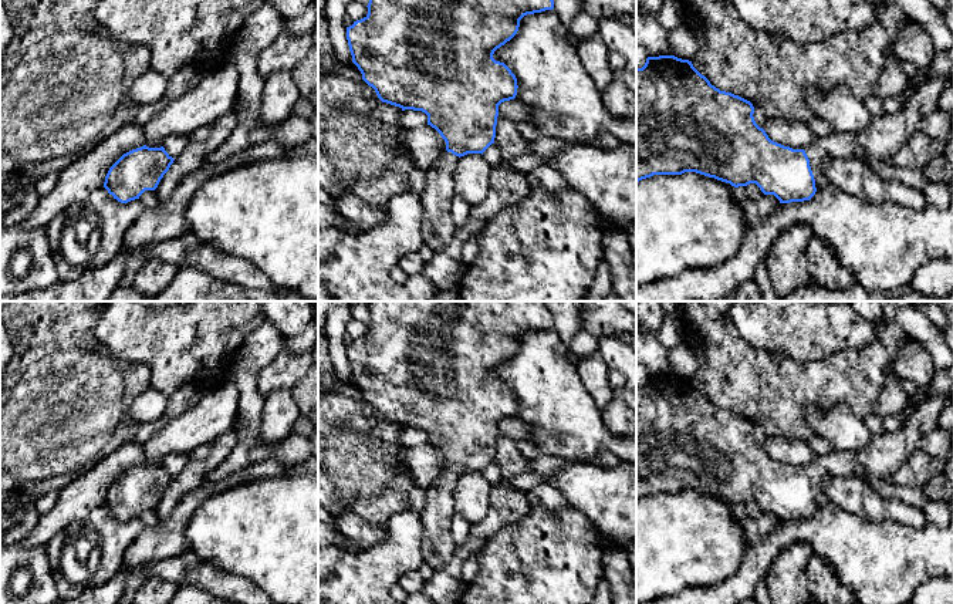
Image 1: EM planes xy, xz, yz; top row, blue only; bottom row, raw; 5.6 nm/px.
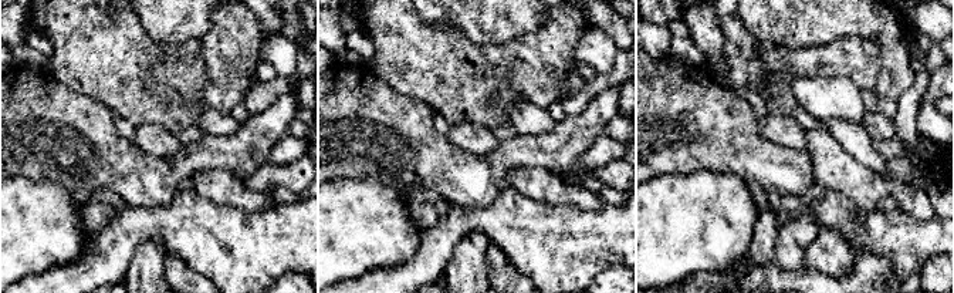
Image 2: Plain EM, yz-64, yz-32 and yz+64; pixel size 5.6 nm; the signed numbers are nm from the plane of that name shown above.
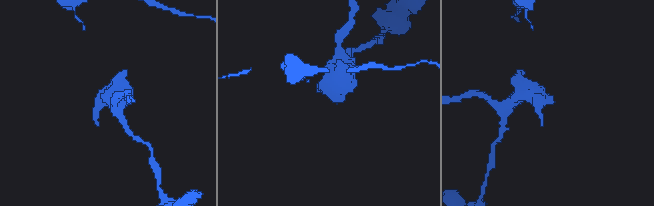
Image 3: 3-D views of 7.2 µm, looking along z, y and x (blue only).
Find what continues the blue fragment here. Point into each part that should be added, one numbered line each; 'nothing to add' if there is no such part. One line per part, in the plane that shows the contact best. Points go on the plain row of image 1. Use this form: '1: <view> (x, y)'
1: yz (886, 451)

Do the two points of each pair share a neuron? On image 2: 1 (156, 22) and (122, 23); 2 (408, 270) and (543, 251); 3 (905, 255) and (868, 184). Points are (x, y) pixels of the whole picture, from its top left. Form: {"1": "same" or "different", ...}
{"1": "different", "2": "same", "3": "different"}

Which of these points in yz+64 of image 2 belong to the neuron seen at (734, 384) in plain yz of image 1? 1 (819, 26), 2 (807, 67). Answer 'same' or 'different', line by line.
1: different
2: same

